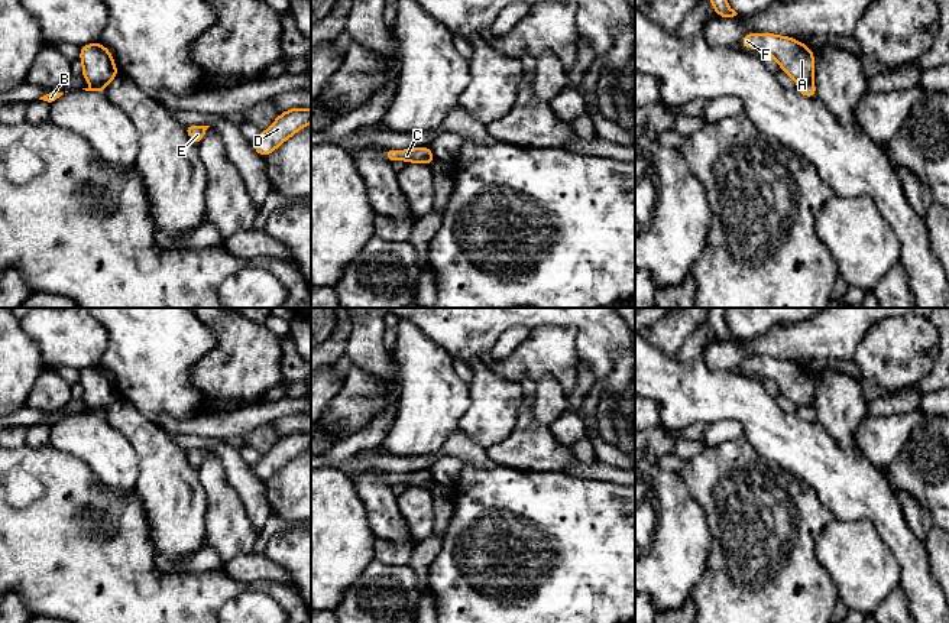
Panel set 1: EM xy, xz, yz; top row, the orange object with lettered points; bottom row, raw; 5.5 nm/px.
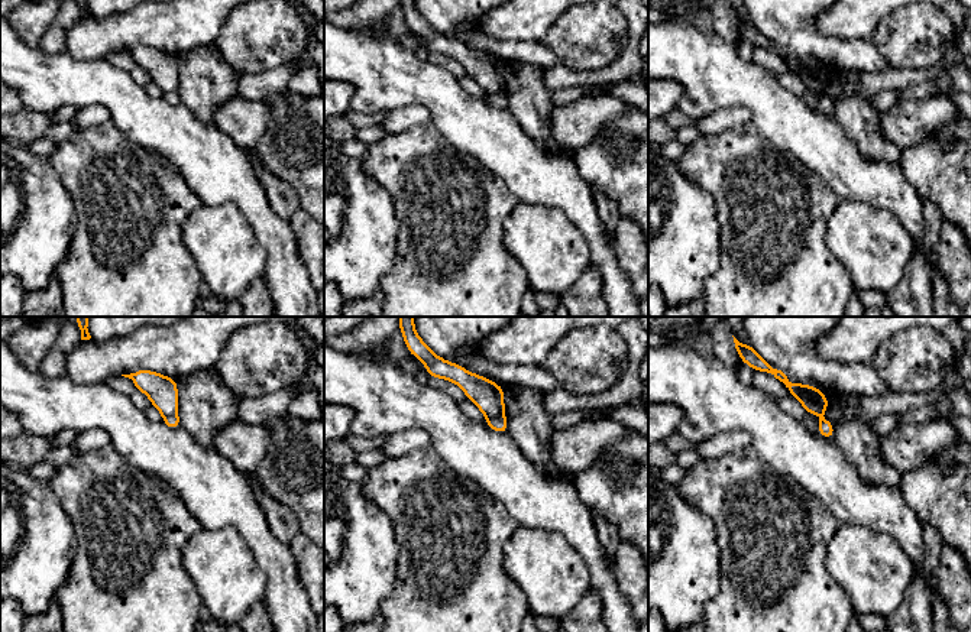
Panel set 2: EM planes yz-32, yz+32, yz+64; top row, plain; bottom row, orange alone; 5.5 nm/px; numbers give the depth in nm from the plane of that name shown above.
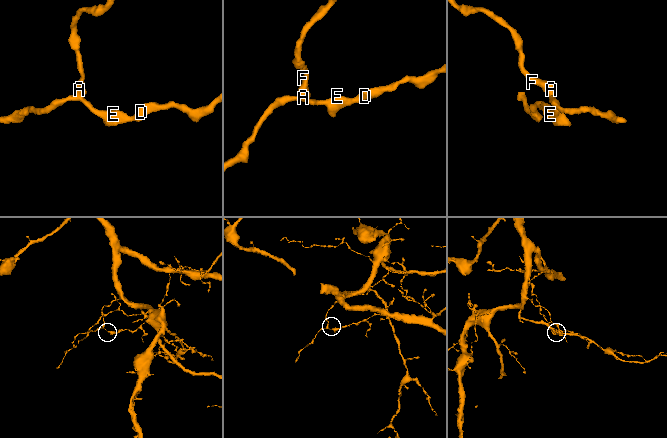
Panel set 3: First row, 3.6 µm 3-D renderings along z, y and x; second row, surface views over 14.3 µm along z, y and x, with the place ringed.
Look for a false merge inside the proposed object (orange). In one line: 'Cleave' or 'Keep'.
Cleave

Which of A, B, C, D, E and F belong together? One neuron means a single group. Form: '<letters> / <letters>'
A F / B C D E

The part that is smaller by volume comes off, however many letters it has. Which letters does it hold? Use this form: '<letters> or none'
B, C, D, E

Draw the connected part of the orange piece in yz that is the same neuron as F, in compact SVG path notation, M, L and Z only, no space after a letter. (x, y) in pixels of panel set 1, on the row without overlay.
M749 356L742 361L739 371L754 371L771 379L780 387L780 393L788 398L797 409L812 406L814 402L813 373L794 361Z

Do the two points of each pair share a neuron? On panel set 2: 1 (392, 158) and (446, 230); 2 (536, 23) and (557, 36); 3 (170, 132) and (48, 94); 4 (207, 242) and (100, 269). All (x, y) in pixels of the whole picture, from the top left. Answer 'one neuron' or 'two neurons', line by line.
1: one neuron
2: two neurons
3: one neuron
4: two neurons

